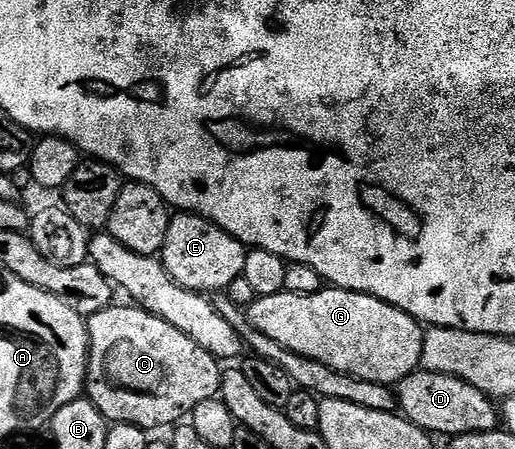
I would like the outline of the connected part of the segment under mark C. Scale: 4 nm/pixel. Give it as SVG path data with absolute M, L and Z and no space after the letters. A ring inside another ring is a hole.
M118 306L105 307L88 319L93 354L102 355L103 361L106 362L106 383L91 382L88 387L88 398L111 424L131 423L143 429L166 427L169 423L176 422L185 411L186 414L193 412L196 405L219 394L224 371L219 360L215 359L208 349L198 345L192 337L180 333L176 325L156 317L143 307Z

